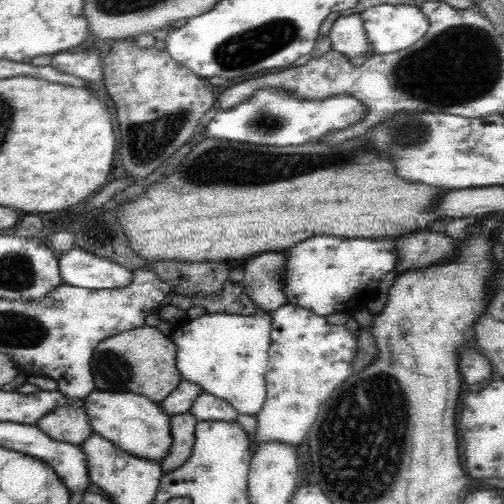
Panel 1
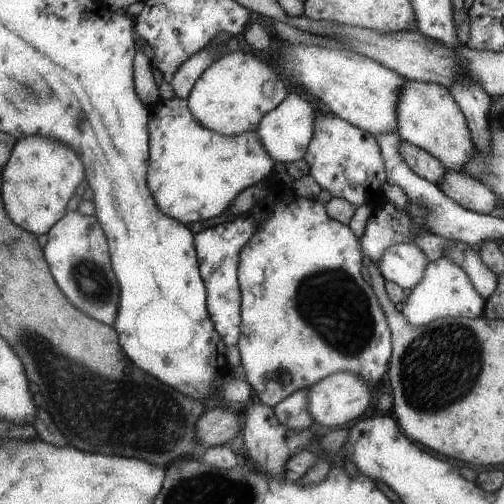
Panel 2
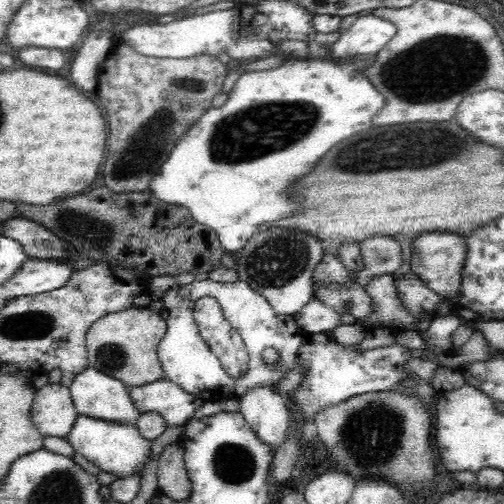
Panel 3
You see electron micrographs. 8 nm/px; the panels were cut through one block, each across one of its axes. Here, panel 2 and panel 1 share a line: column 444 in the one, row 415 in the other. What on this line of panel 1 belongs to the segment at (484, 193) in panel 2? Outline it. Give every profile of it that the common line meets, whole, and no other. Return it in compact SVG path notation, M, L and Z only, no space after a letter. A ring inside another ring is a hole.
M186 412L186 414L176 414L170 418L170 432L172 432L172 446L166 452L166 458L162 460L162 470L164 474L180 468L184 462L190 460L192 448L194 448L194 434L196 434L196 424L198 420Z

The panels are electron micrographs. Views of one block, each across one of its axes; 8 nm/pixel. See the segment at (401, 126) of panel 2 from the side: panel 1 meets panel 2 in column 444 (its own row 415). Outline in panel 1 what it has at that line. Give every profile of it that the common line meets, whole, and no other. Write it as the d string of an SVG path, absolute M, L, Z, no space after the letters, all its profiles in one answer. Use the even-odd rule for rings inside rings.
M92 390L84 398L84 410L88 414L94 434L104 436L106 440L114 442L118 448L130 452L132 456L162 464L162 460L166 458L166 452L172 446L170 418L148 396L140 396L134 392Z

